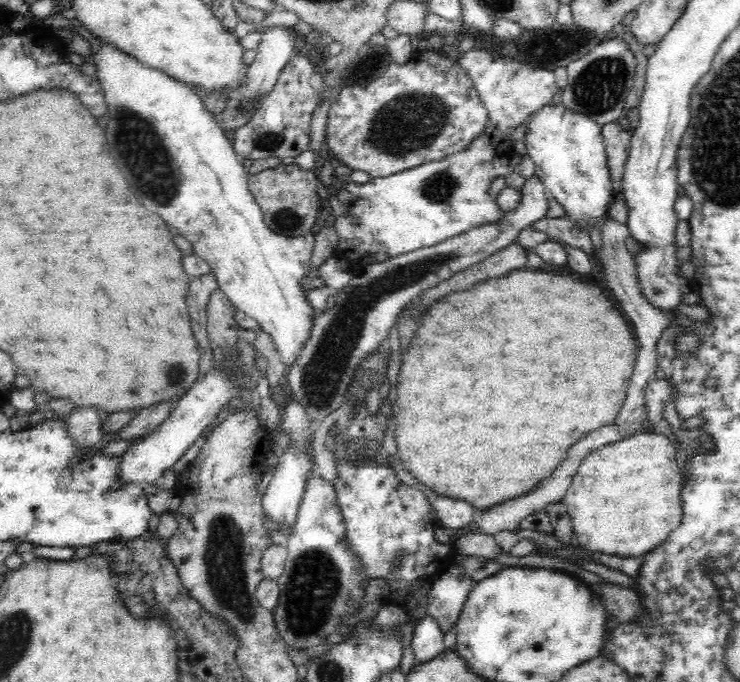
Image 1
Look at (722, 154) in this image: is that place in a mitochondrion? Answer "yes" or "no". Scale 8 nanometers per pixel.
yes

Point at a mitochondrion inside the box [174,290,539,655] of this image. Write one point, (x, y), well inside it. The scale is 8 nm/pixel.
(313, 586)

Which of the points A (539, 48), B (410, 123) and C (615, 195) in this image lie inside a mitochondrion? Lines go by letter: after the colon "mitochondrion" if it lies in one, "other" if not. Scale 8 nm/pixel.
A: mitochondrion
B: mitochondrion
C: other

